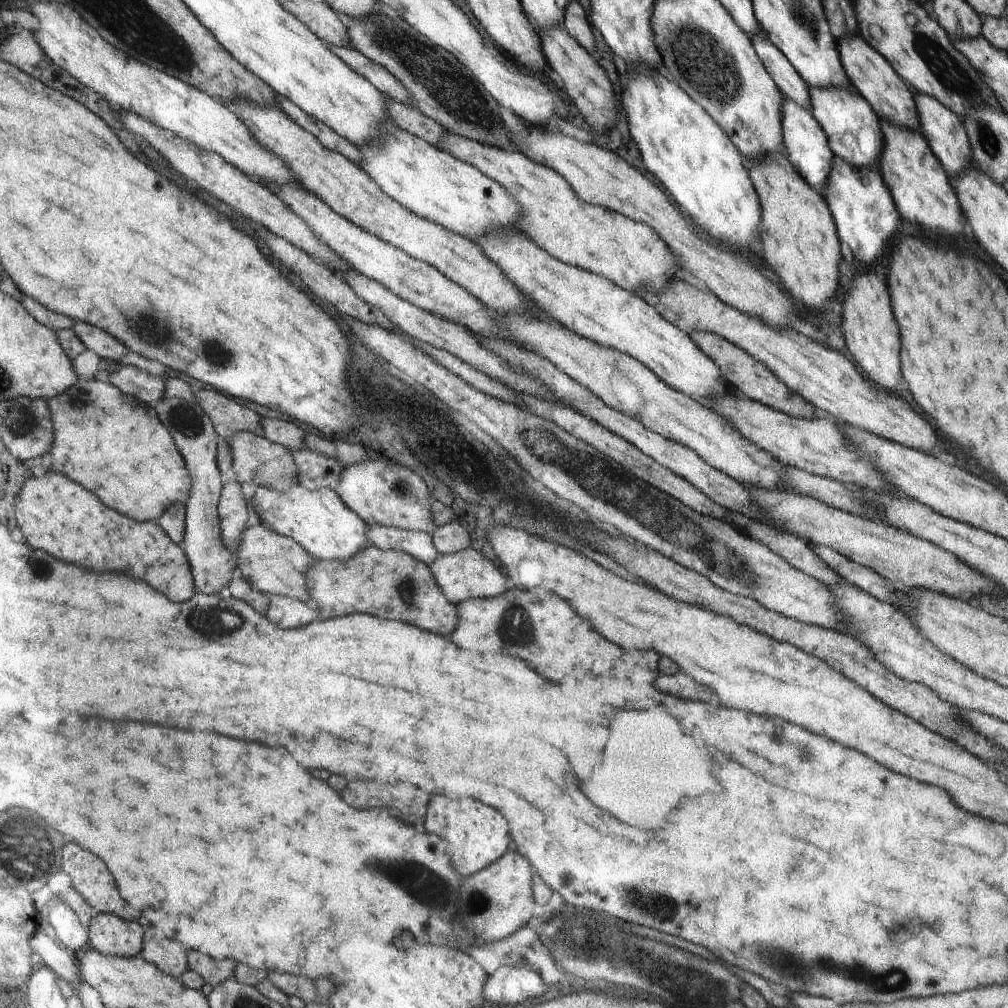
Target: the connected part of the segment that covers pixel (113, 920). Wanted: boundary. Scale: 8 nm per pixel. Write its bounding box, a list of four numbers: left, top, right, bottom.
[89,913,142,957]

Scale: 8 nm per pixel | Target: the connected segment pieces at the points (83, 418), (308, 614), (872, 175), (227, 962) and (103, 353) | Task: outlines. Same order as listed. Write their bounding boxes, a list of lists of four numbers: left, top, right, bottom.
[[45,380,191,520],[266,595,316,628],[825,156,898,264],[187,950,236,987],[72,321,128,362]]

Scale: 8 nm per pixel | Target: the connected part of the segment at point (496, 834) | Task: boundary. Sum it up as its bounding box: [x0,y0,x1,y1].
[424,796,510,877]

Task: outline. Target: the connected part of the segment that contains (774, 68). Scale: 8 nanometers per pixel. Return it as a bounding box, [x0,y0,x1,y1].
[753,33,811,109]

